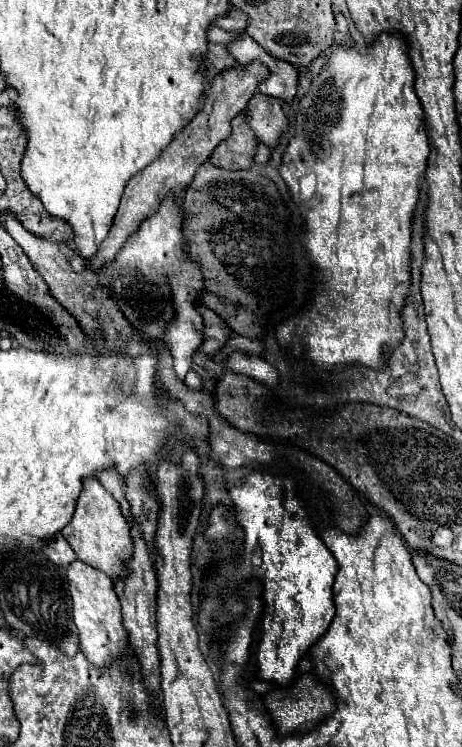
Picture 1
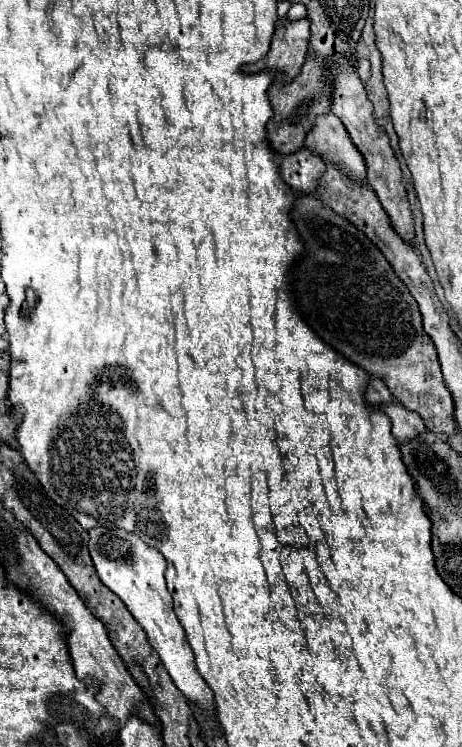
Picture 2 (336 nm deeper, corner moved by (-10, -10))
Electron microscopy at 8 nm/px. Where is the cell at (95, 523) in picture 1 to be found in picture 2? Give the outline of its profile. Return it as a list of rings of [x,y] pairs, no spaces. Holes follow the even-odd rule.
[[[100,526],[88,530],[88,534],[90,534],[88,550],[102,584],[110,588],[116,596],[120,596],[120,600],[126,604],[130,614],[144,628],[150,646],[158,652],[164,668],[168,670],[178,690],[192,704],[200,704],[204,710],[214,710],[212,690],[196,670],[192,648],[186,640],[182,624],[178,622],[172,610],[172,596],[164,584],[164,570],[166,570],[164,556],[156,548],[144,544],[136,534],[130,534],[126,530]]]

